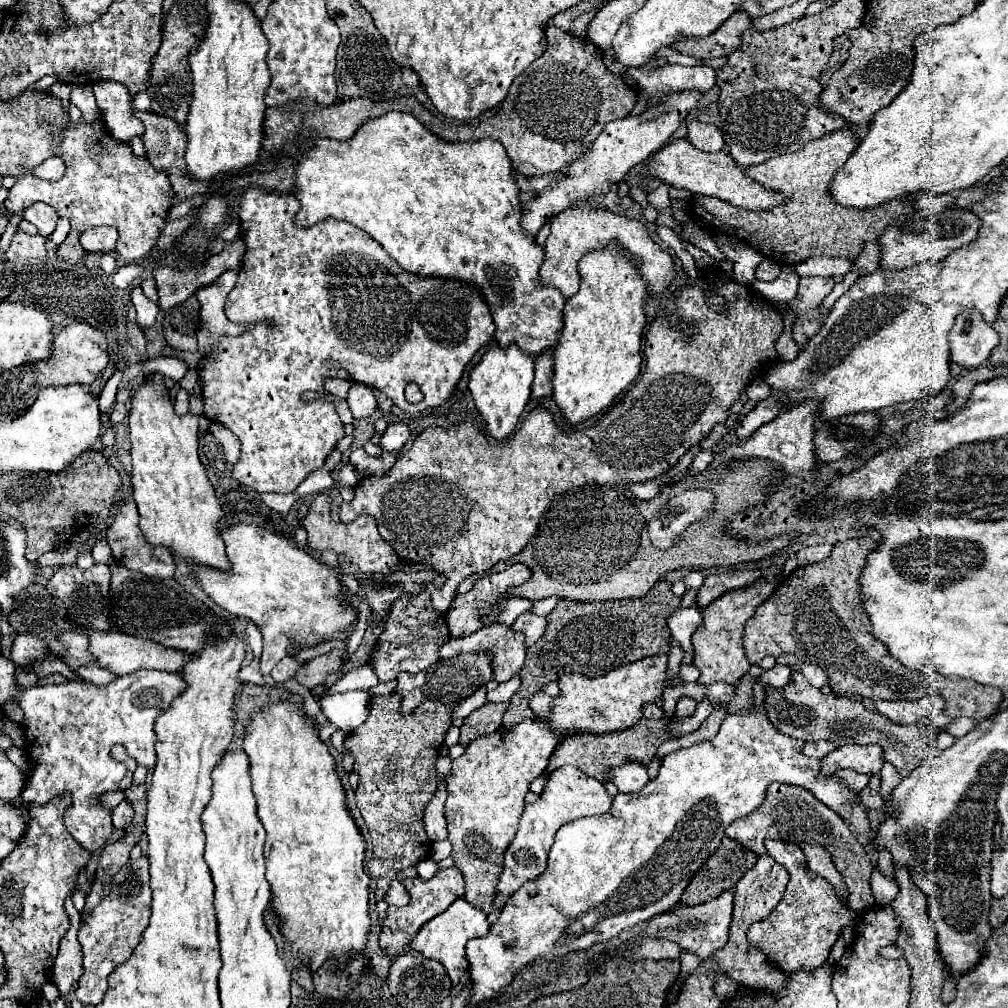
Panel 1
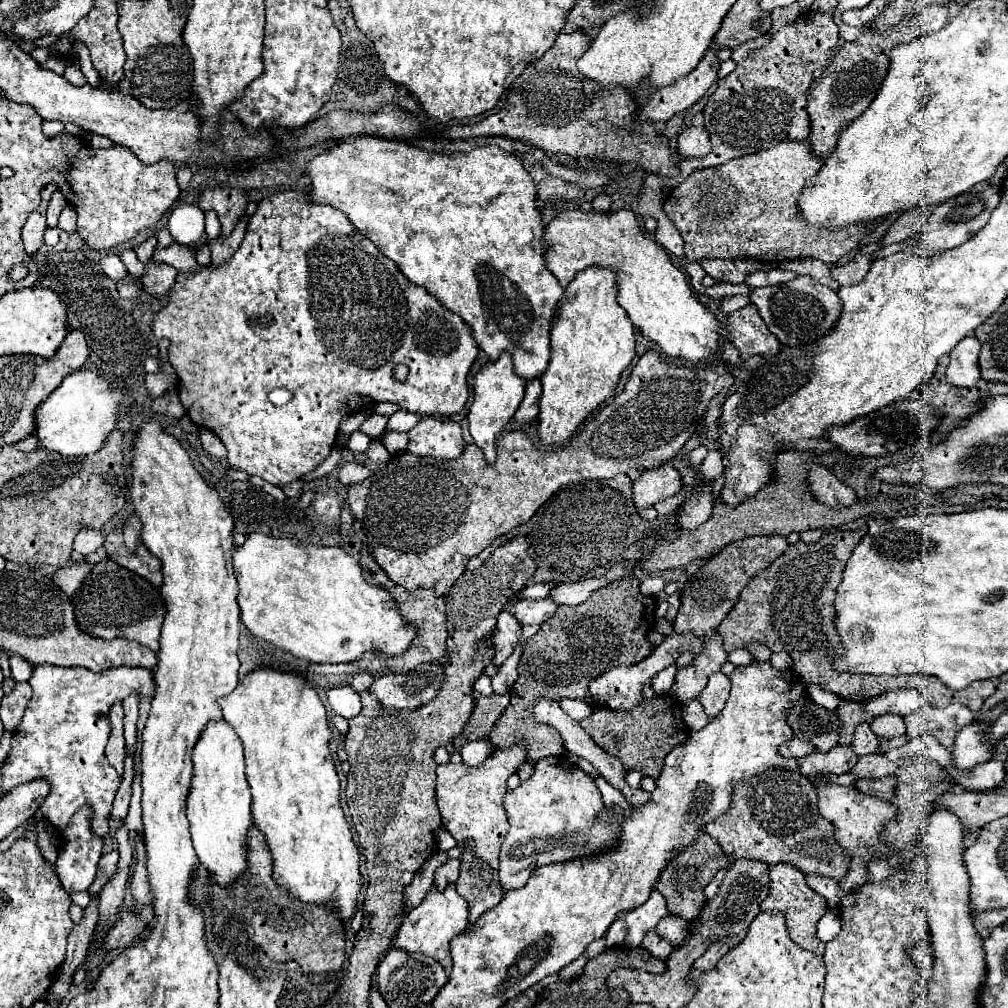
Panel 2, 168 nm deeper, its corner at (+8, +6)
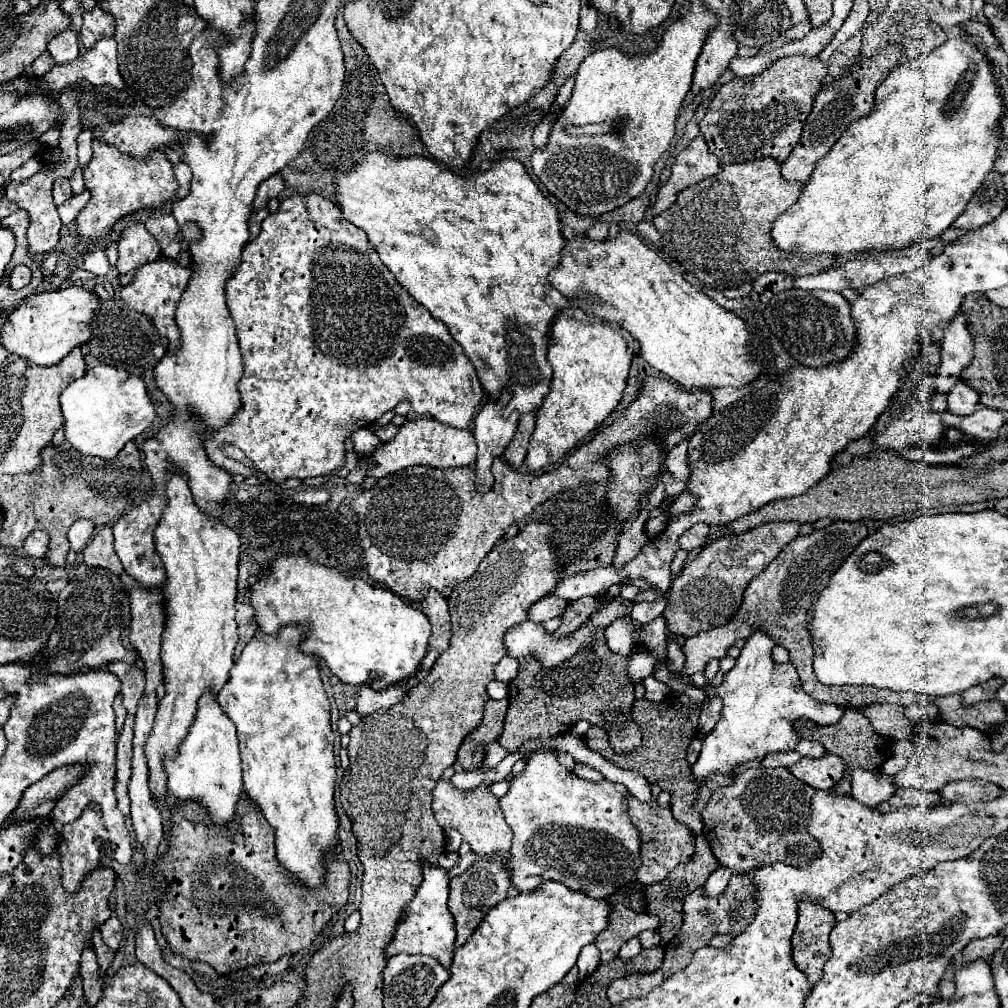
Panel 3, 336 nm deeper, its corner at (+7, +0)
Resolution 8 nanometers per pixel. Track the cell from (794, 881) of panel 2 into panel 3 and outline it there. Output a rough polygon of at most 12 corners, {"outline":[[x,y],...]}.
{"outline":[[800,902],[792,960],[816,984],[836,918]]}

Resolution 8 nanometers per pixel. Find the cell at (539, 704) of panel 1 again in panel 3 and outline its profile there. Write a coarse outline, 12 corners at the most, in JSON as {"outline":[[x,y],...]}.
{"outline":[[630,796],[642,836],[636,880],[660,882],[694,856],[694,834],[658,802]]}

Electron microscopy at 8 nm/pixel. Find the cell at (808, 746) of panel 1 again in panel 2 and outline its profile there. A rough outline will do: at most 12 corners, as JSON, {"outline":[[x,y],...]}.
{"outline":[[799,738],[779,746],[785,758],[803,758],[815,752],[815,746]]}

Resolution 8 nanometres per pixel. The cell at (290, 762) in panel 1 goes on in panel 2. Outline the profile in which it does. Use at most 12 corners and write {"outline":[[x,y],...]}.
{"outline":[[303,678],[219,700],[273,880],[347,922],[359,850]]}

